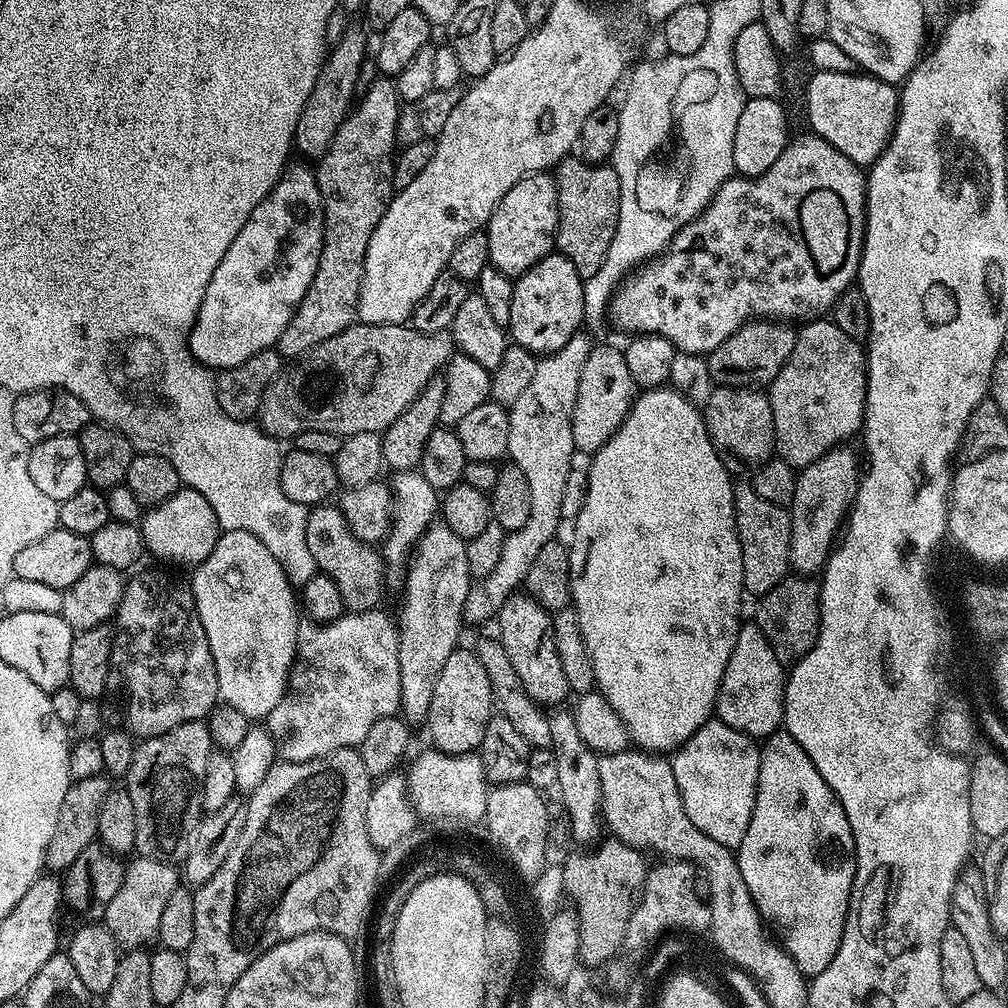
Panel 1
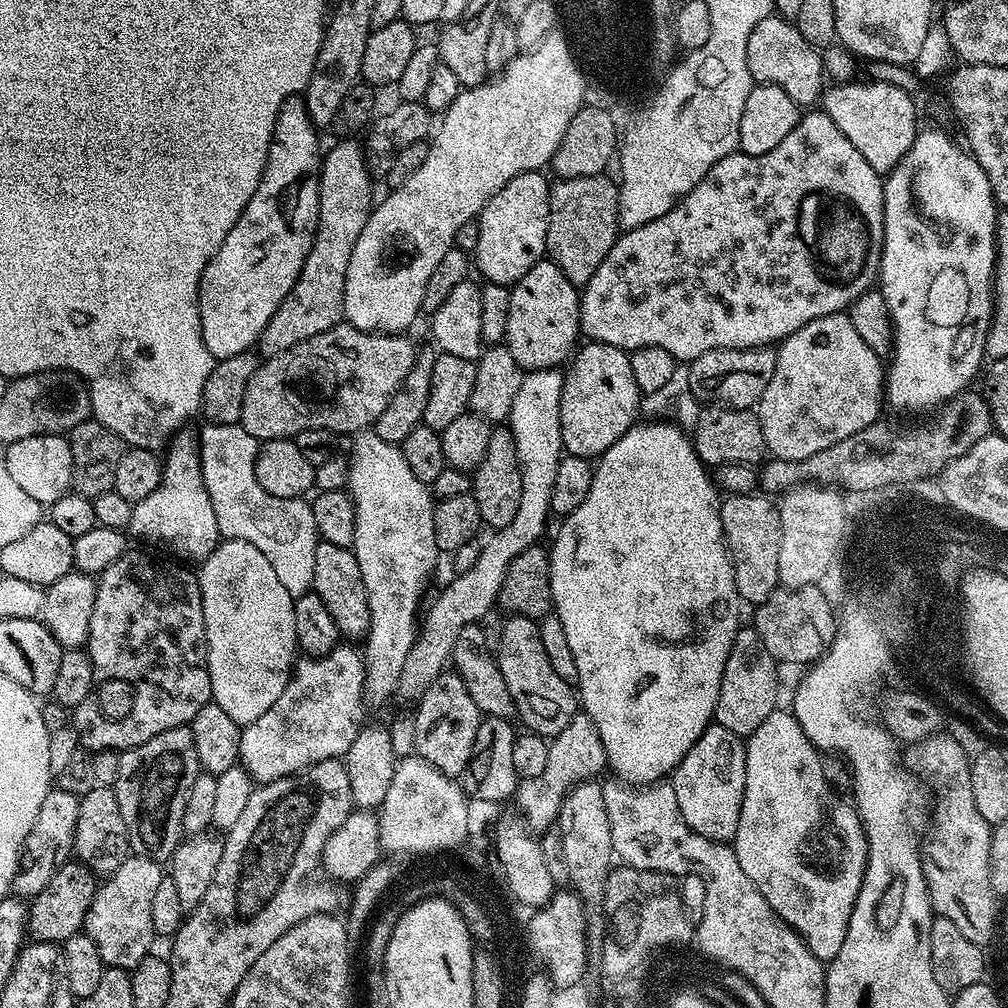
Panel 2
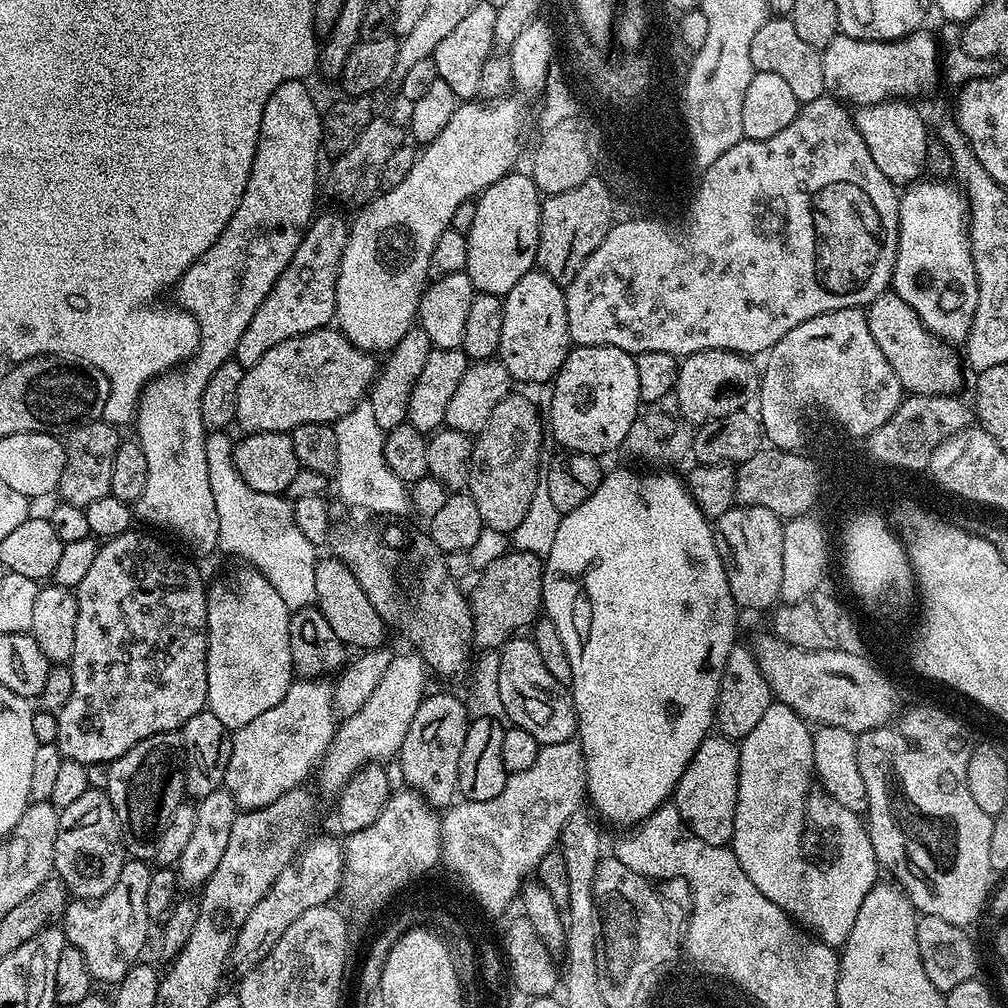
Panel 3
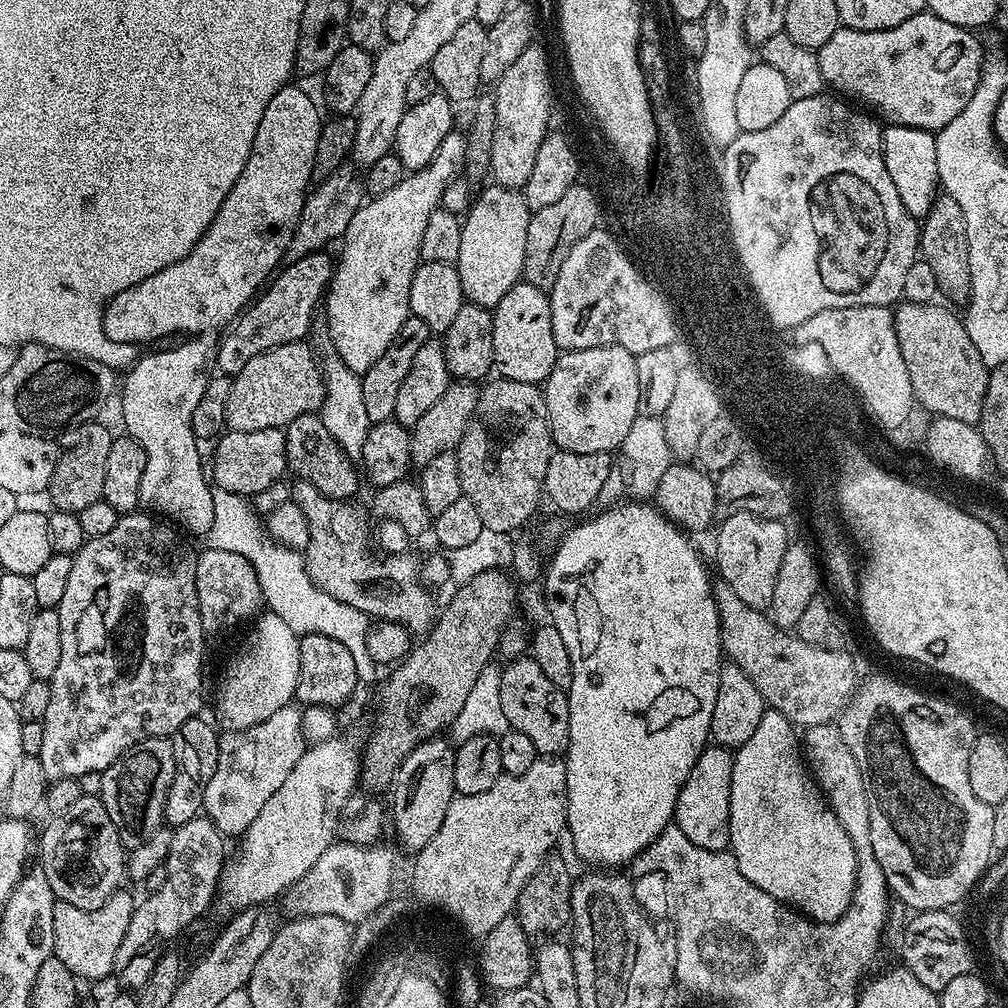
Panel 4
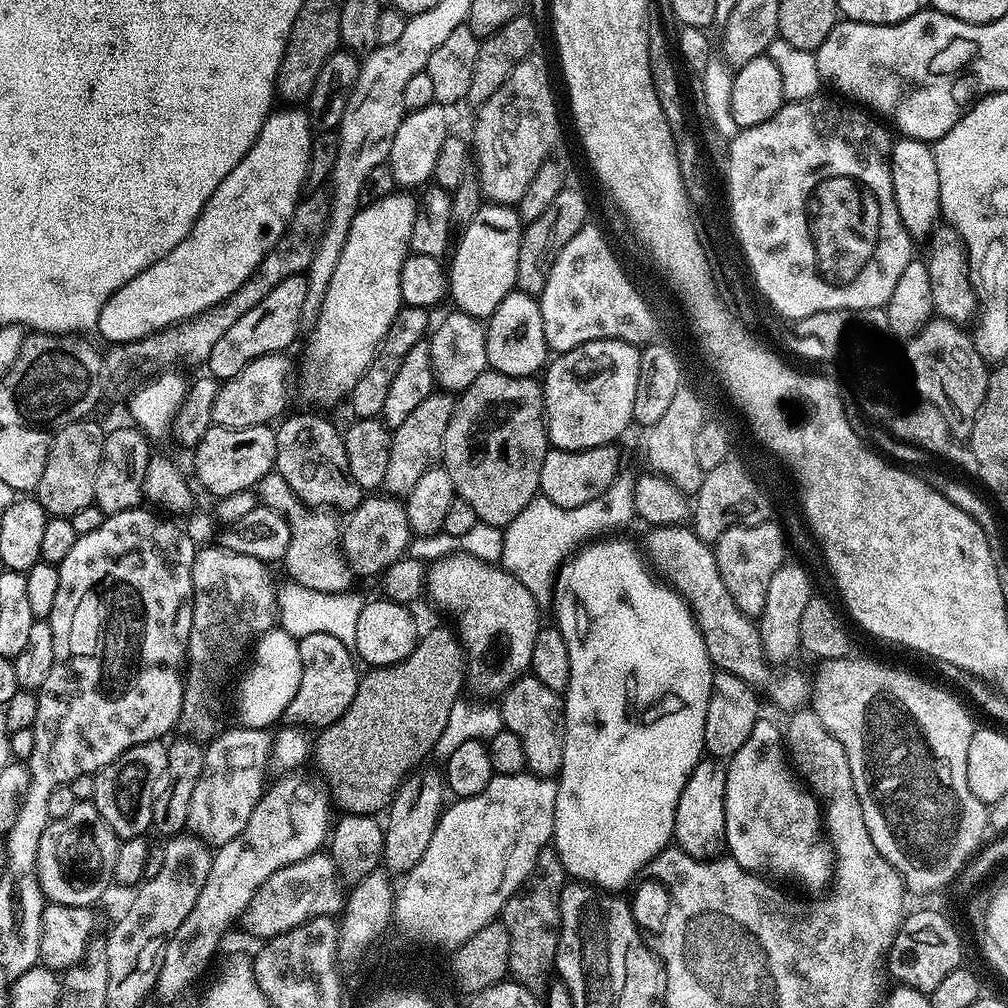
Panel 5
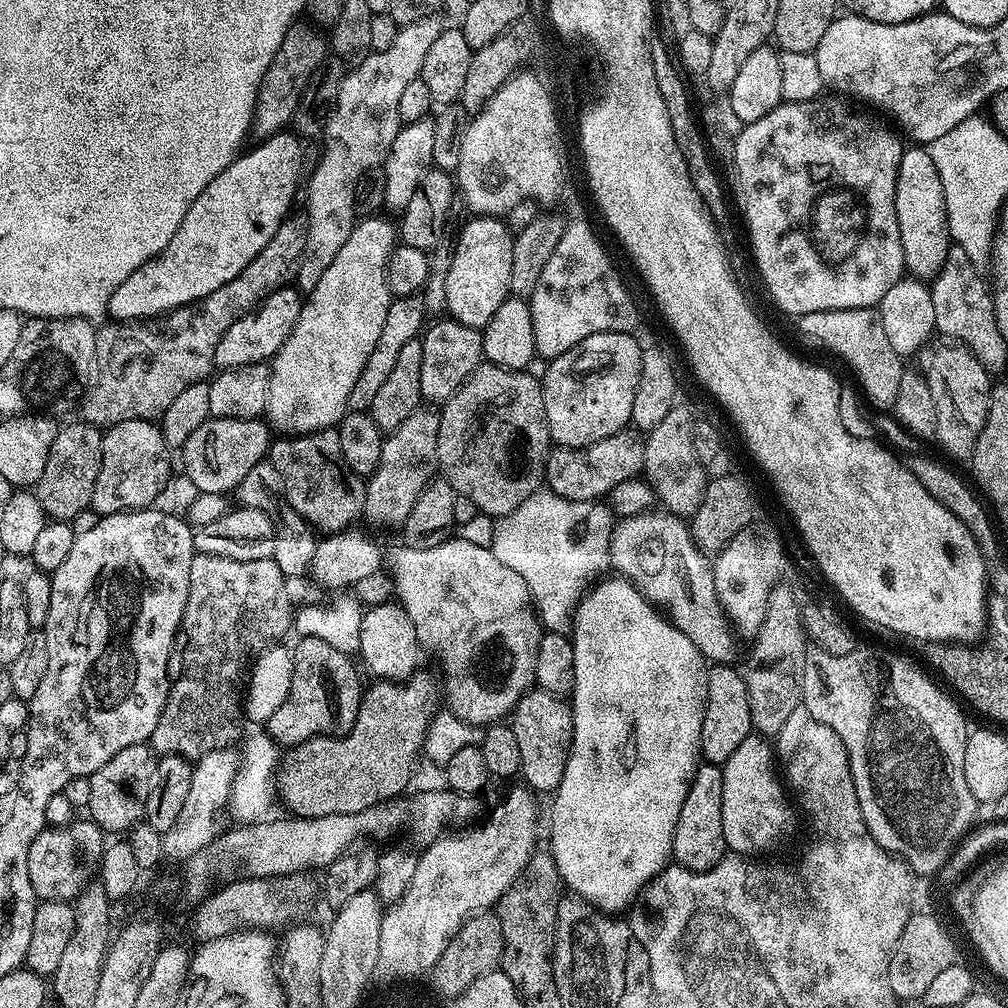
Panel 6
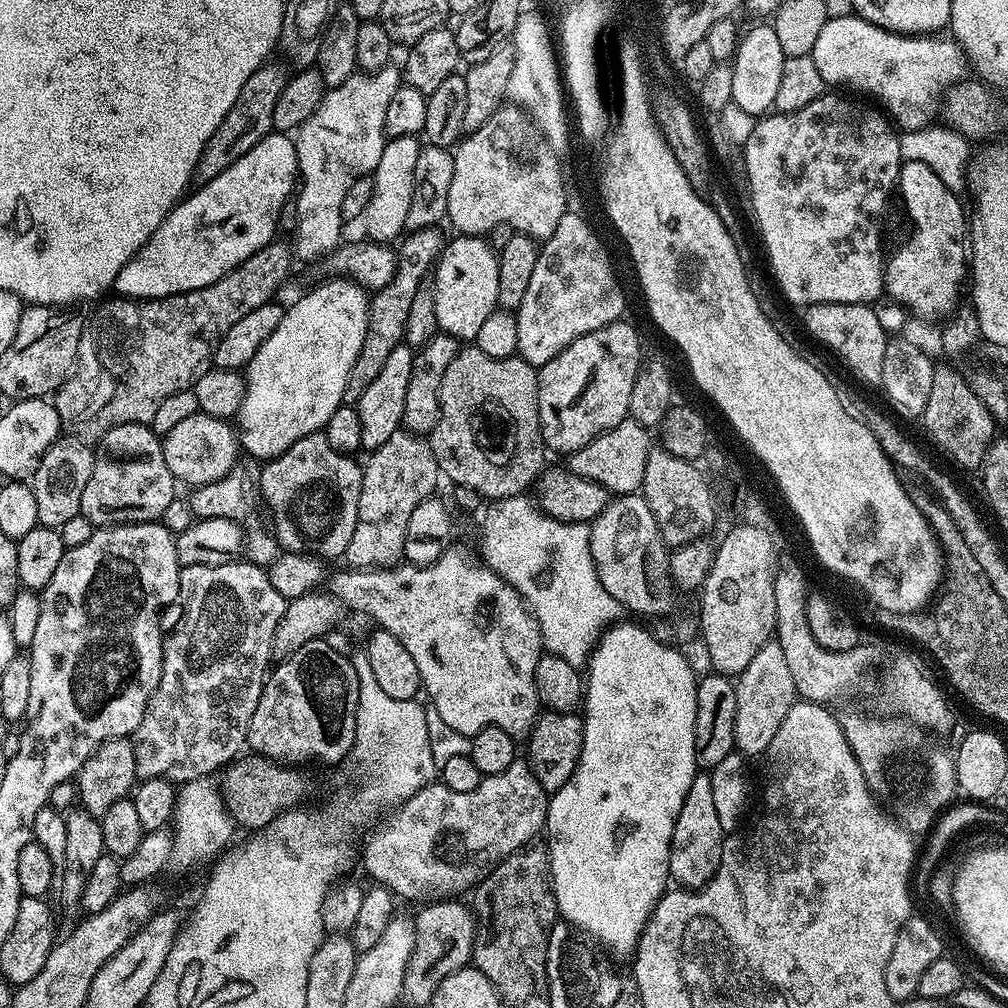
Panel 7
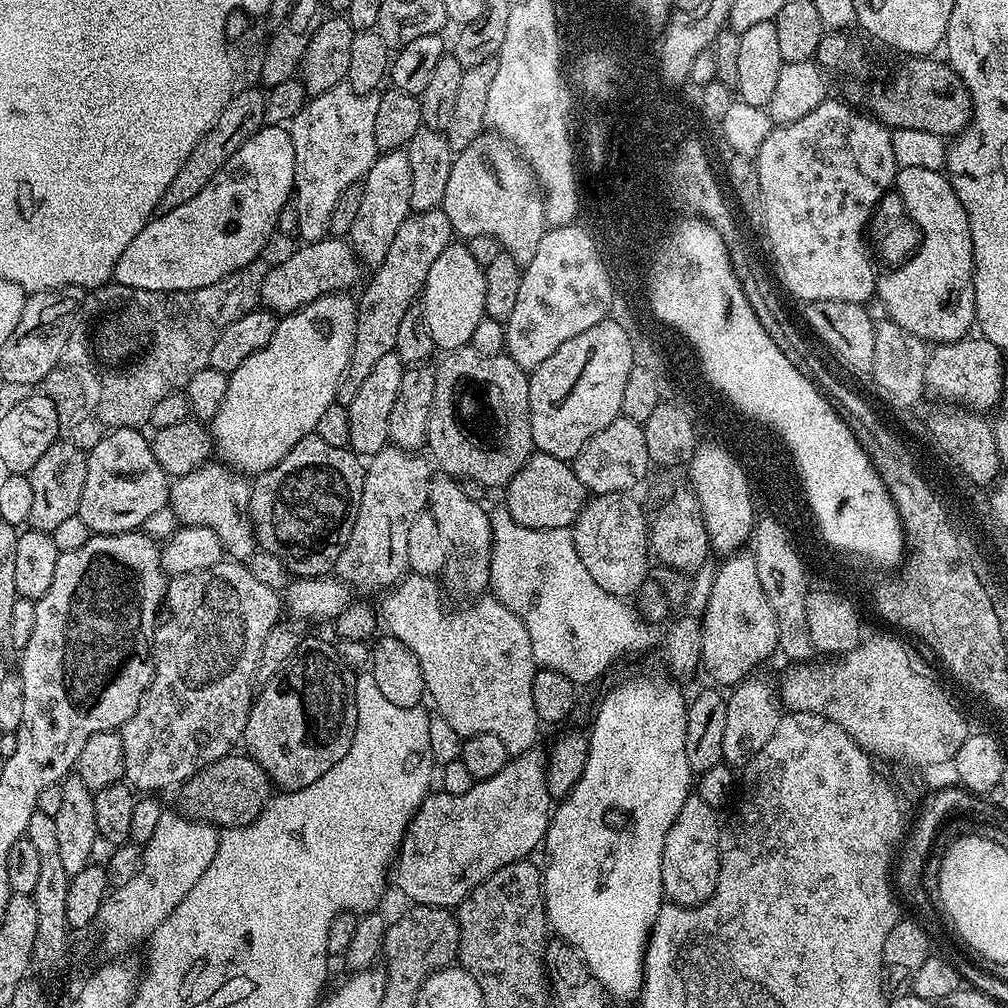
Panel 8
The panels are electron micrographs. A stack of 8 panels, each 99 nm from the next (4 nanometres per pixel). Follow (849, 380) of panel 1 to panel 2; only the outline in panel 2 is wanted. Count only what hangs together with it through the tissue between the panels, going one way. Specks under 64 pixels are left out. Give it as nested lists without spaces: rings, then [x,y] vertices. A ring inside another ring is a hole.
[[[844,312],[814,318],[814,322],[794,330],[779,345],[774,375],[758,405],[765,449],[777,460],[805,460],[877,423],[881,419],[880,407],[883,409],[886,404],[886,368],[880,364],[881,356],[862,342],[854,322]]]

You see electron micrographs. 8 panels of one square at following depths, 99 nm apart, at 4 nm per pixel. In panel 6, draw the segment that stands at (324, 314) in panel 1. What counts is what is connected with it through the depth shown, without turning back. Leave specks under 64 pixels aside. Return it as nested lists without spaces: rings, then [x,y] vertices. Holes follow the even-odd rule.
[[[285,286],[267,296],[253,312],[238,318],[238,322],[234,322],[234,326],[222,334],[222,342],[218,342],[218,350],[215,351],[216,368],[223,370],[271,361],[290,336],[290,330],[294,330],[301,303],[301,293],[295,287]]]

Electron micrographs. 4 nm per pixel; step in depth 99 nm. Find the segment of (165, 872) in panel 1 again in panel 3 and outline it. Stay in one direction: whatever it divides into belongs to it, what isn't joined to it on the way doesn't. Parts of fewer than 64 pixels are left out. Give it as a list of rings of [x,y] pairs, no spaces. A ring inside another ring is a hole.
[[[128,858],[122,866],[122,874],[118,882],[113,888],[106,890],[102,898],[97,900],[69,899],[62,921],[64,939],[71,947],[78,950],[78,954],[82,954],[86,962],[86,970],[92,975],[93,981],[100,983],[101,980],[104,984],[116,986],[120,980],[126,978],[127,972],[141,959],[140,951],[143,950],[144,943],[148,940],[150,919],[146,908],[146,894],[149,893],[150,880],[153,875],[153,869],[145,861]]]

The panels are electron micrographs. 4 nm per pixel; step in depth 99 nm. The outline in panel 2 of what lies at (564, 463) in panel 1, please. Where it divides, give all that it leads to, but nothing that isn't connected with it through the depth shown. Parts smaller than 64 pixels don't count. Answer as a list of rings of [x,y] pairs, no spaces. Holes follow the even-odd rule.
[[[533,368],[525,371],[522,386],[518,386],[518,395],[510,410],[506,424],[510,429],[516,453],[520,458],[522,474],[522,498],[518,501],[518,514],[514,522],[495,529],[488,541],[483,541],[478,562],[470,570],[453,575],[453,580],[437,596],[436,602],[423,615],[422,625],[410,654],[406,657],[405,668],[401,672],[399,691],[412,698],[418,698],[445,671],[449,663],[452,648],[460,642],[460,635],[467,624],[480,624],[483,616],[493,607],[497,607],[500,591],[506,574],[524,550],[533,547],[548,524],[552,512],[554,480],[558,475],[558,466],[566,453],[562,442],[562,402],[564,372],[560,368]]]

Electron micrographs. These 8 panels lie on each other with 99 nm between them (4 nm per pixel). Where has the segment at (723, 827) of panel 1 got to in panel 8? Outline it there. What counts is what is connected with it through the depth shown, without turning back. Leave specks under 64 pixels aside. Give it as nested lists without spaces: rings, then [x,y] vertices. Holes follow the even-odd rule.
[[[698,794],[689,795],[688,801],[678,810],[678,818],[674,818],[674,826],[666,834],[666,842],[662,846],[662,886],[664,895],[671,903],[683,904],[686,908],[693,908],[695,904],[706,902],[714,894],[718,886],[720,873],[720,829],[717,809],[711,808]]]

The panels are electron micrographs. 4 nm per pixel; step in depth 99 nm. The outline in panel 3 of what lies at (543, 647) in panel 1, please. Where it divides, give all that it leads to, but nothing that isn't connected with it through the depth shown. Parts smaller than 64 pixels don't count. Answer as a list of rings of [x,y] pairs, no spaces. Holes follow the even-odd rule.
[[[517,634],[511,640],[507,640],[499,651],[501,662],[499,663],[498,691],[499,697],[502,698],[507,723],[526,730],[542,746],[573,739],[577,731],[576,707],[572,701],[571,691],[562,682],[558,682],[558,678],[551,676],[550,670],[546,670],[546,665],[542,663],[542,657],[538,654],[538,646],[534,646],[534,642],[527,635]]]

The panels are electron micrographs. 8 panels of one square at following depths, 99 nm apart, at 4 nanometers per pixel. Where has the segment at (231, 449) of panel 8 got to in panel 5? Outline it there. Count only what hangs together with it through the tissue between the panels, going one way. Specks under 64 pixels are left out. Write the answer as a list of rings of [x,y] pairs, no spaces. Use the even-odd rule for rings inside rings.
[[[393,194],[373,204],[363,205],[356,213],[354,222],[350,222],[348,237],[342,246],[342,258],[338,258],[338,266],[334,266],[330,286],[326,289],[326,298],[322,298],[322,310],[316,324],[307,333],[308,345],[300,360],[300,392],[308,404],[336,404],[343,396],[344,399],[351,397],[358,378],[362,378],[366,366],[370,366],[380,349],[382,338],[386,338],[390,322],[394,322],[401,310],[400,271],[404,259],[410,255],[408,239],[414,230],[418,207],[417,201],[408,196],[411,195]]]

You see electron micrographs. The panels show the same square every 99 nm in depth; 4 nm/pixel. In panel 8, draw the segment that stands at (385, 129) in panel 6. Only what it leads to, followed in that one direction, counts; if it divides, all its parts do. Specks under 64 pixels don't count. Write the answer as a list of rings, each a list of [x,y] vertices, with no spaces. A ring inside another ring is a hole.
[[[347,83],[334,86],[322,94],[311,97],[304,108],[290,122],[296,125],[294,143],[294,194],[300,200],[294,204],[296,228],[300,231],[301,241],[323,240],[329,235],[328,223],[334,210],[334,202],[346,190],[346,186],[363,181],[364,175],[375,162],[378,149],[374,142],[374,114],[378,114],[379,95],[355,92]]]

